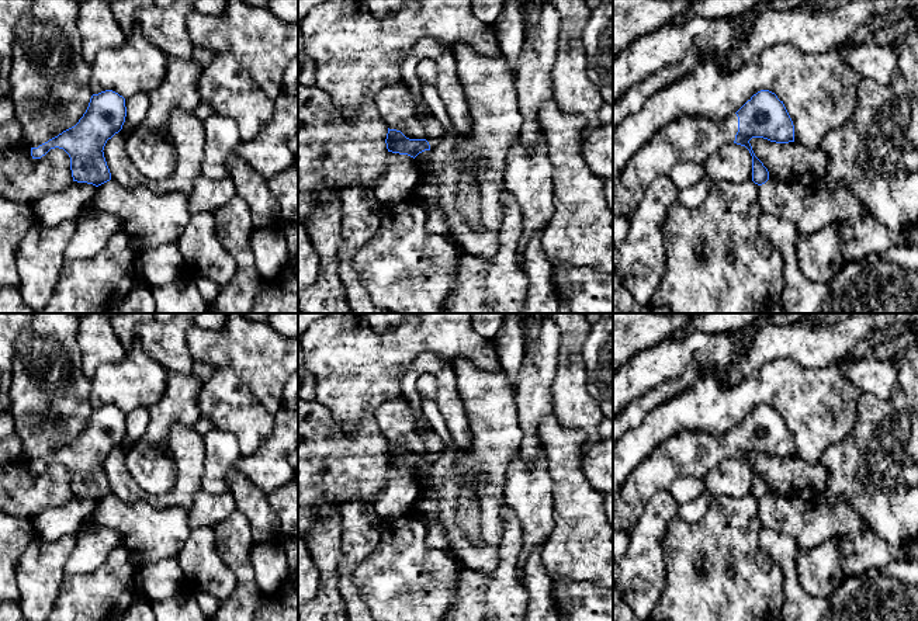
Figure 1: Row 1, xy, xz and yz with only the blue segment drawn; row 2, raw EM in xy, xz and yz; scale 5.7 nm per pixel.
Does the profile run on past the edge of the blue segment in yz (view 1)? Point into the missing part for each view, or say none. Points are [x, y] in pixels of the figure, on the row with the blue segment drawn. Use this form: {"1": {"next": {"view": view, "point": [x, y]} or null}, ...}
{"1": {"next": {"view": "yz", "point": [690, 139]}}}

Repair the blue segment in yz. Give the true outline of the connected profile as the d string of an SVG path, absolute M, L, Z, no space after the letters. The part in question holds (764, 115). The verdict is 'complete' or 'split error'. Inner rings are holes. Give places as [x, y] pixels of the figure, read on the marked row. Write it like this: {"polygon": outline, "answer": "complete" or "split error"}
{"polygon": "M769 90L754 94L737 112L723 121L706 118L680 117L661 128L649 143L642 146L613 180L613 216L628 218L640 205L648 187L655 178L669 176L678 162L704 163L711 155L717 153L728 143L745 146L752 156L752 181L758 185L769 180L769 171L755 156L749 140L763 138L776 143L794 142L793 121L777 96Z", "answer": "split error"}

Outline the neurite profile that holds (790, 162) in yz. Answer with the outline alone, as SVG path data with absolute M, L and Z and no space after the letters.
M763 138L749 140L755 156L769 171L769 178L810 187L822 181L828 156L822 149L807 149L797 142L776 143Z

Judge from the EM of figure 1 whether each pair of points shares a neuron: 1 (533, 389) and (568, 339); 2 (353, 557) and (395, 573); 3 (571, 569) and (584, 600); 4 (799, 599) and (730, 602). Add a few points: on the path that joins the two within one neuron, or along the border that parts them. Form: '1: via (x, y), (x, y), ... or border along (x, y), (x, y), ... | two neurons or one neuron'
1: border along (558, 328), (558, 367), (551, 385) | two neurons
2: border along (381, 533), (378, 544), (353, 572), (359, 593) | two neurons
3: border along (598, 586), (563, 580), (558, 585), (556, 599) | two neurons
4: border along (778, 566), (782, 575), (783, 606) | two neurons

